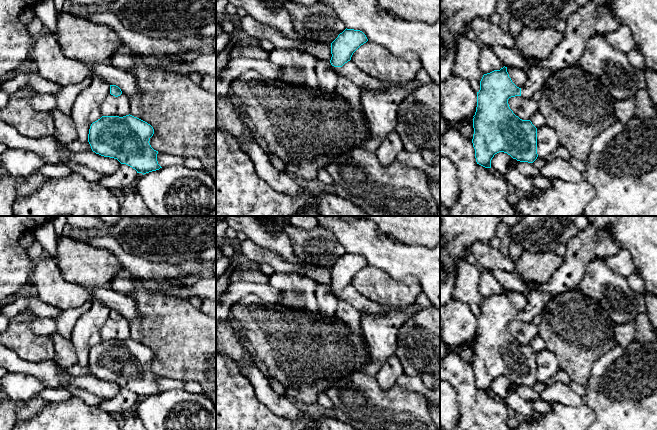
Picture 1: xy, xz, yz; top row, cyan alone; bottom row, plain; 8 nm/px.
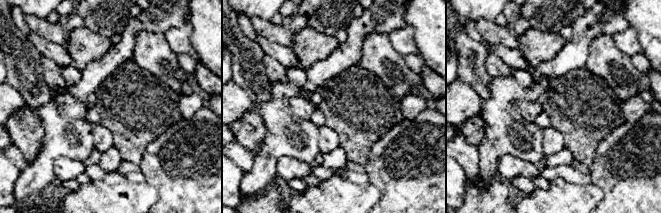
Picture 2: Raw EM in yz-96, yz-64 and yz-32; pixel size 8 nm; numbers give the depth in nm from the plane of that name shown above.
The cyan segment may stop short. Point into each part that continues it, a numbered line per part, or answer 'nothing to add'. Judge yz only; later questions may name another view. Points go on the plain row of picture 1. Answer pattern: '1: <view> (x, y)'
1: yz (538, 300)

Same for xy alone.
nothing to add

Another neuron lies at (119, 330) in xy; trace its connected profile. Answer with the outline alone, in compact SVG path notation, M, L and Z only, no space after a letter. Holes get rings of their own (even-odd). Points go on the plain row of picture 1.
M108 318L100 329L102 340L123 341L130 338L129 322L125 318L115 321Z

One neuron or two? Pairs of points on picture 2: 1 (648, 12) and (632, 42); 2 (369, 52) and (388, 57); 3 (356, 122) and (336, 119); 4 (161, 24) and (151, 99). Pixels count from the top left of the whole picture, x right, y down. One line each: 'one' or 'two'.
1: two
2: one
3: one
4: two

